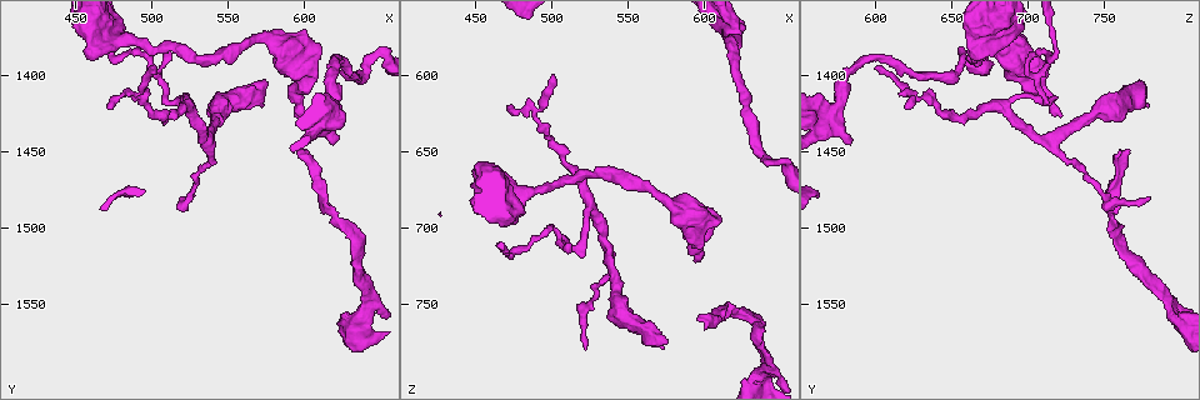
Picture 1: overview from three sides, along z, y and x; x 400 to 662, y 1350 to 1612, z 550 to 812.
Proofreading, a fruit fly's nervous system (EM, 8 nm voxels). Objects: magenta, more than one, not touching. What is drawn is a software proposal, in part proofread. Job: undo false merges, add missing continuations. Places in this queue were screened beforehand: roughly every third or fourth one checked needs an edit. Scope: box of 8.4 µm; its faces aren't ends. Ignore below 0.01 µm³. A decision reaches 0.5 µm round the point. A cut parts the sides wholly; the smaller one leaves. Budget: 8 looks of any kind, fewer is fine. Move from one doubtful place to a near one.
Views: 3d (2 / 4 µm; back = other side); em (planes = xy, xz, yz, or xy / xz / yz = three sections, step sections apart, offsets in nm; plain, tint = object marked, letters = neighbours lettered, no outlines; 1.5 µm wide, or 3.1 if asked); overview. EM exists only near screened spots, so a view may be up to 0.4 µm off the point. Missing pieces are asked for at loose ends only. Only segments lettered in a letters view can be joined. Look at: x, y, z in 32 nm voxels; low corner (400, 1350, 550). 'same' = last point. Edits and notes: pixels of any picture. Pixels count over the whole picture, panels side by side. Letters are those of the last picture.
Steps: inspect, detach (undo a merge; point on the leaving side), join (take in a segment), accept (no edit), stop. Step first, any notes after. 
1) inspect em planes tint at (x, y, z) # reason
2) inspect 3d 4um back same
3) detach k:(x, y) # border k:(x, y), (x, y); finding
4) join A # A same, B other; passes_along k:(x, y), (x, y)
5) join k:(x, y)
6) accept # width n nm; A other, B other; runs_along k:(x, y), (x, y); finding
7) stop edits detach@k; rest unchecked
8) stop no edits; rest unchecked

inspect 3d 4um at (598, 1450, 762) # thin end

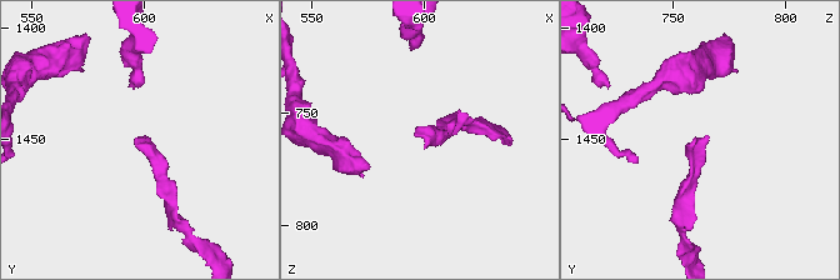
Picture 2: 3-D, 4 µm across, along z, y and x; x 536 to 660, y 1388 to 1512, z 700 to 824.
inspect em yz step 8 tint at (596, 1449, 760)

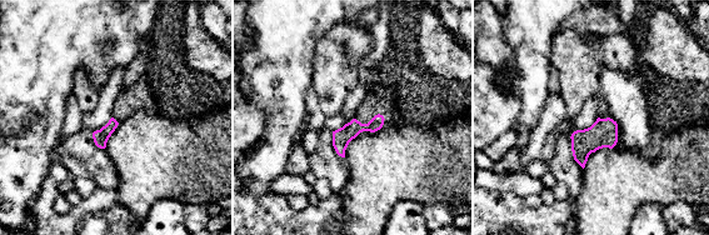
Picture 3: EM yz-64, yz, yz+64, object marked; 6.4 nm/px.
inspect em planes letters same # cut it another way

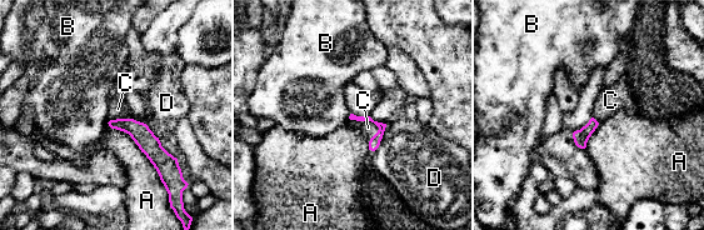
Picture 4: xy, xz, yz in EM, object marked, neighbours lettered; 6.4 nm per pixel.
join C # longest_contact A 550 nm; A other, B other, C same, D other; passes_along 4:(374, 143), (364, 120), (368, 128); the neuron continues

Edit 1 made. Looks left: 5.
inspect overview

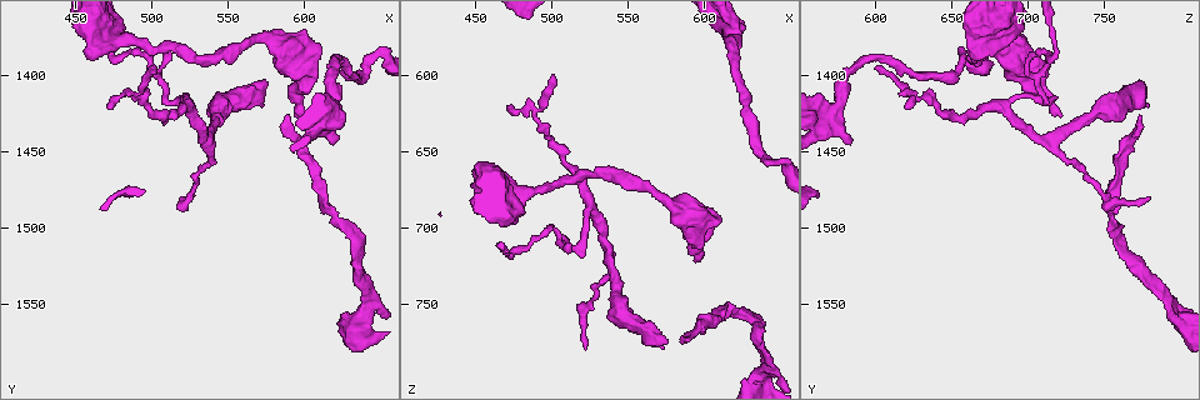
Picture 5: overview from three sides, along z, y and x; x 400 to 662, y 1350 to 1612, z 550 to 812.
inspect 3d 4um at (544, 1424, 744) # thick turns thin

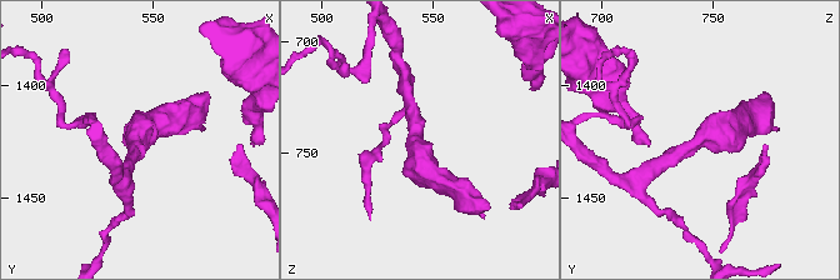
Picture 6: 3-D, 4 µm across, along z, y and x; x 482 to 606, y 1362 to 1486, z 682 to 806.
inspect em planes letters at (542, 1423, 744) # arm_widths 190, 340 nm

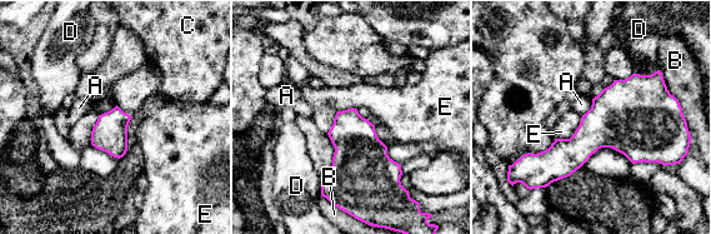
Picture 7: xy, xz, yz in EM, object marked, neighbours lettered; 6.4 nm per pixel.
accept # width 220 nm; A other, B other, C other, D other, E other; continuous, no second neuron

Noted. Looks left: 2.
inspect em xz step 8 tint at (458, 1390, 666) # an open end

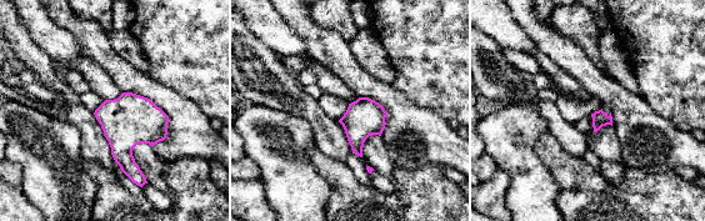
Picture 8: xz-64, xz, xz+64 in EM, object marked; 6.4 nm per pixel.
inspect em planes letters same # another direction

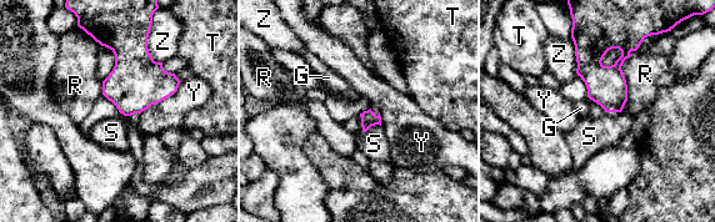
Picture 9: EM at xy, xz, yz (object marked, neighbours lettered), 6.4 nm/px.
accept # G other, R other, S other, T other, Y other, Z other; border 9:(359, 115), (364, 131), (380, 126); no lettered segment goes on from it

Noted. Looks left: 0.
stop edits join@4; rest unchecked

